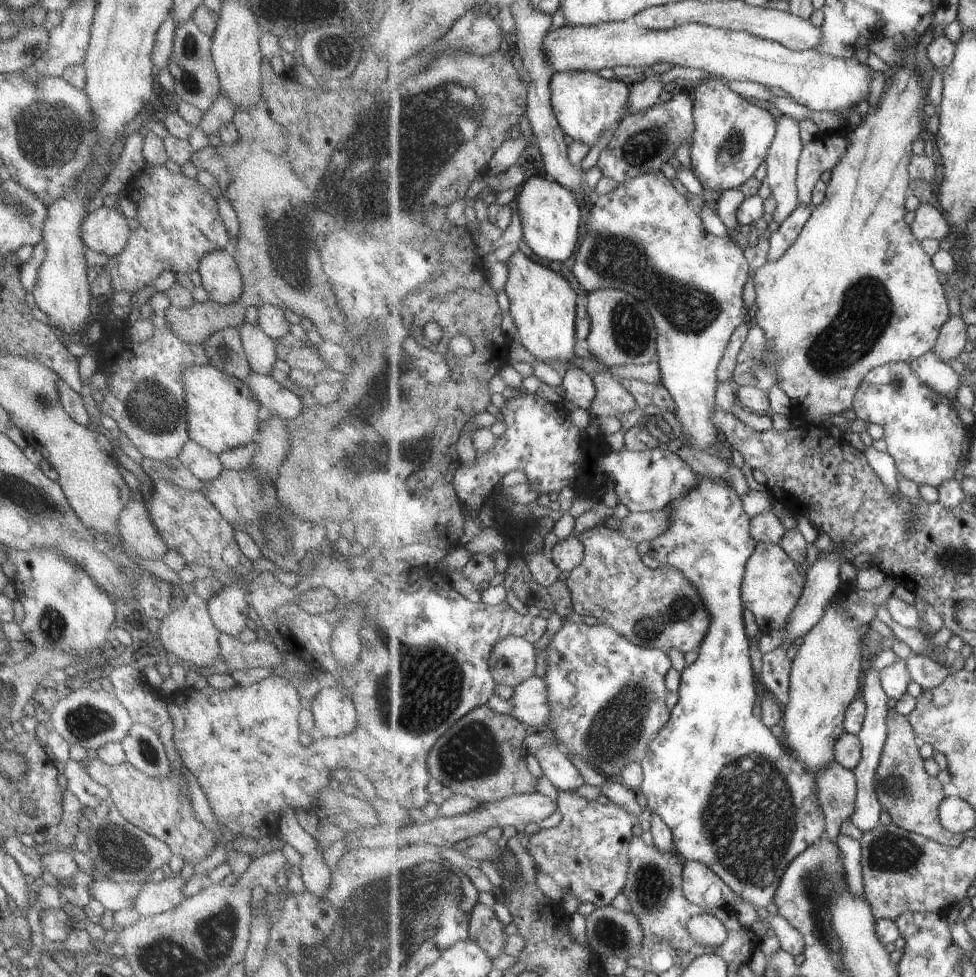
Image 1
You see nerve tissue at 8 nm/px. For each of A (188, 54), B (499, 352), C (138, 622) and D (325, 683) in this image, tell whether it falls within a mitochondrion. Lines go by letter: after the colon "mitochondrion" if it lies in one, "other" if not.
A: mitochondrion
B: other
C: other
D: other

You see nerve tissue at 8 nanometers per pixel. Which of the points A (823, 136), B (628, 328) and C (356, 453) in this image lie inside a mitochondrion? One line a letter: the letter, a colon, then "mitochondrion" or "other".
A: other
B: mitochondrion
C: mitochondrion

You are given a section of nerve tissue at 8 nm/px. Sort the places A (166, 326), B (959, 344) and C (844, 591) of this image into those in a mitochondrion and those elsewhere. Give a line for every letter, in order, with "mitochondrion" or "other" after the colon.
A: other
B: other
C: other

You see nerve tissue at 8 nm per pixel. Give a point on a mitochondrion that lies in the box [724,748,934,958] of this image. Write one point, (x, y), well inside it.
(890, 851)

